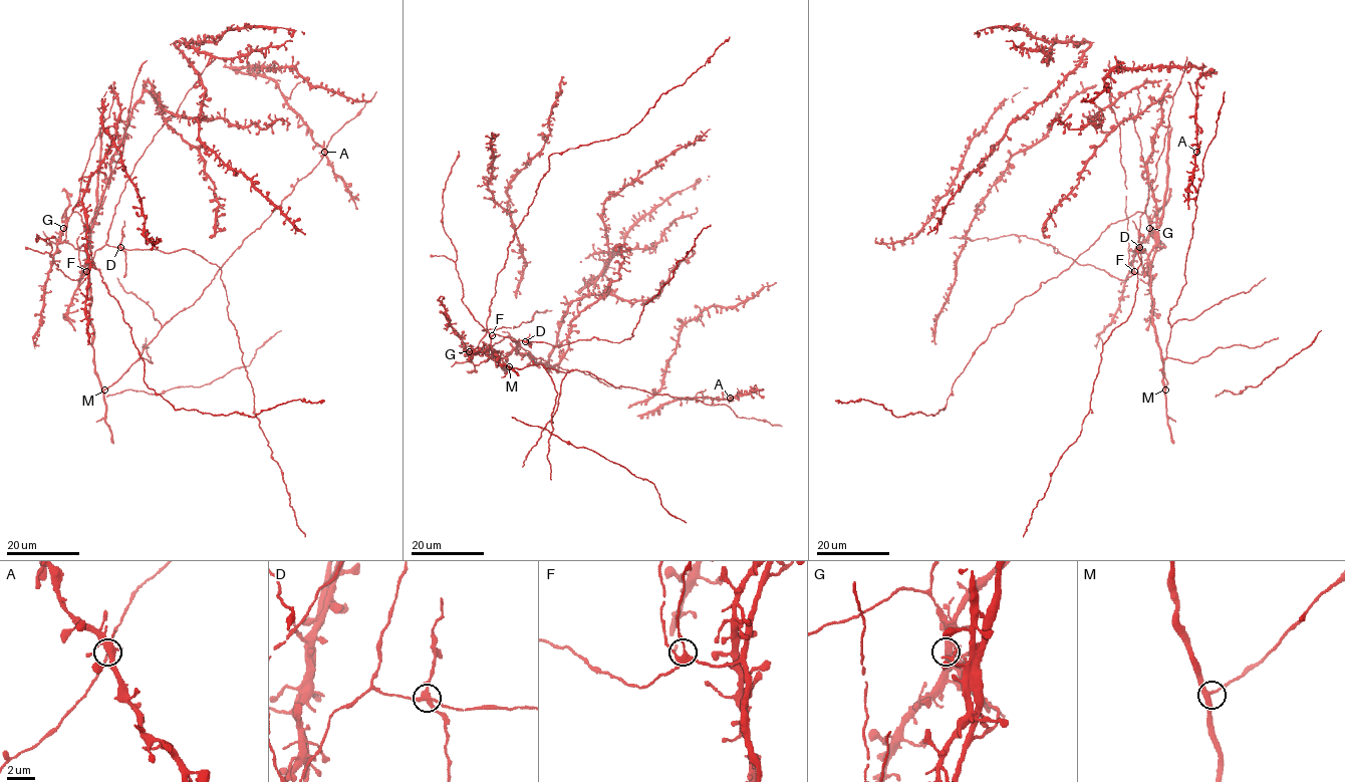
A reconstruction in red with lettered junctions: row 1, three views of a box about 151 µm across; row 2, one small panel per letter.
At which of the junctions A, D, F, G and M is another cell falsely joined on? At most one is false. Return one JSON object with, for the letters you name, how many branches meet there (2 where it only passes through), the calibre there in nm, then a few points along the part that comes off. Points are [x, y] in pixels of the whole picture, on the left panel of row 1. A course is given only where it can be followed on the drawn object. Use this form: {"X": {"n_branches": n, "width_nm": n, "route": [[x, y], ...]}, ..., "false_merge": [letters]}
{"D": {"n_branches": 4, "width_nm": 360, "route": [[120, 247], [125, 263], [123, 277]]}, "false_merge": ["D"]}

